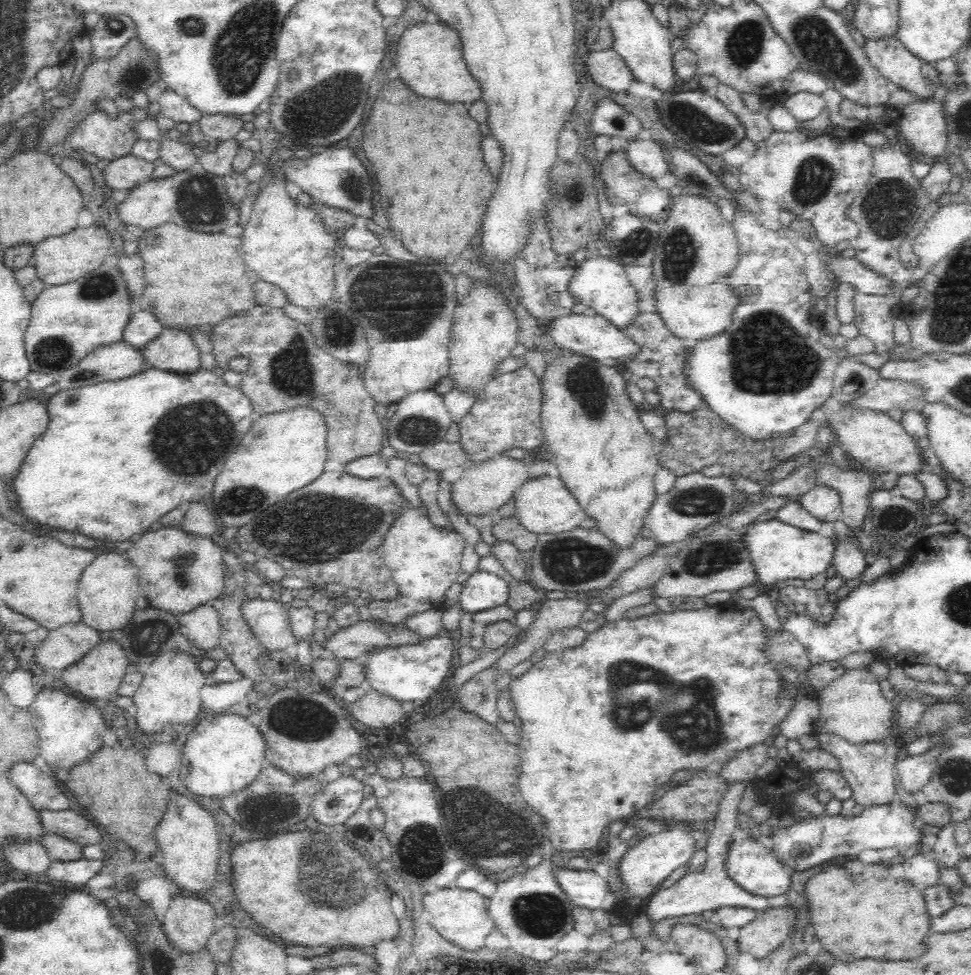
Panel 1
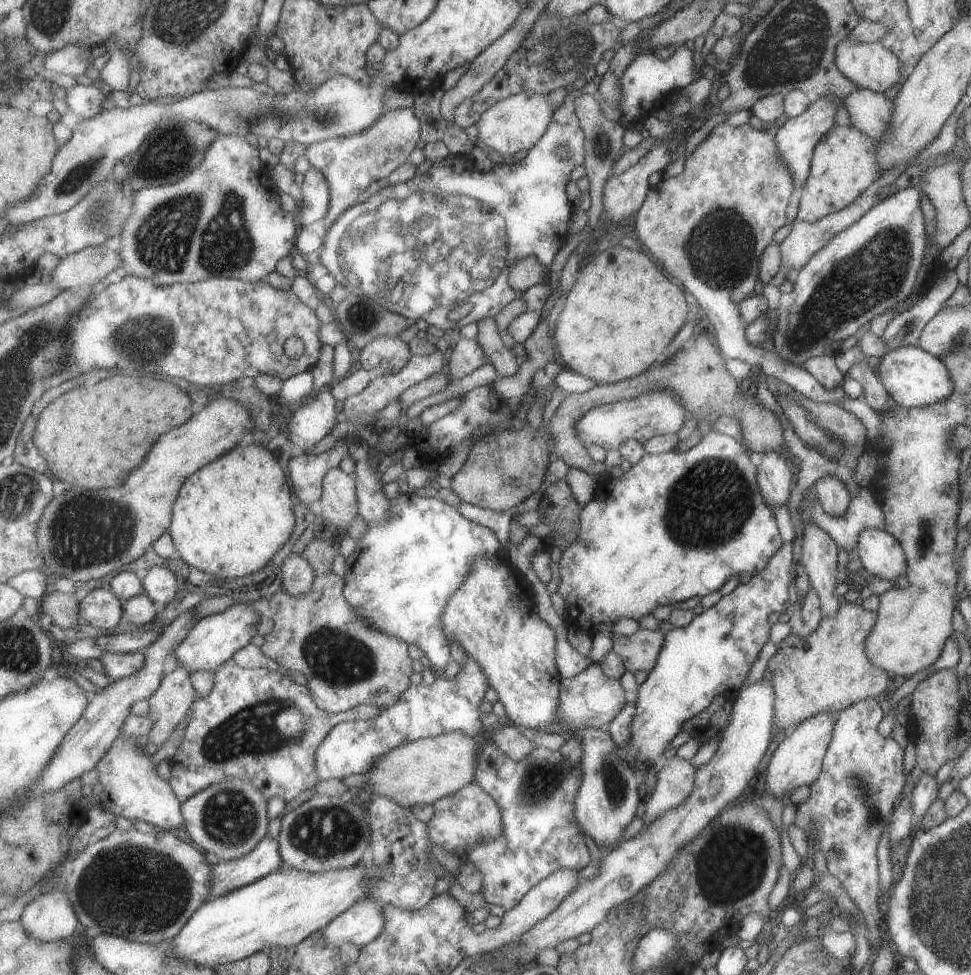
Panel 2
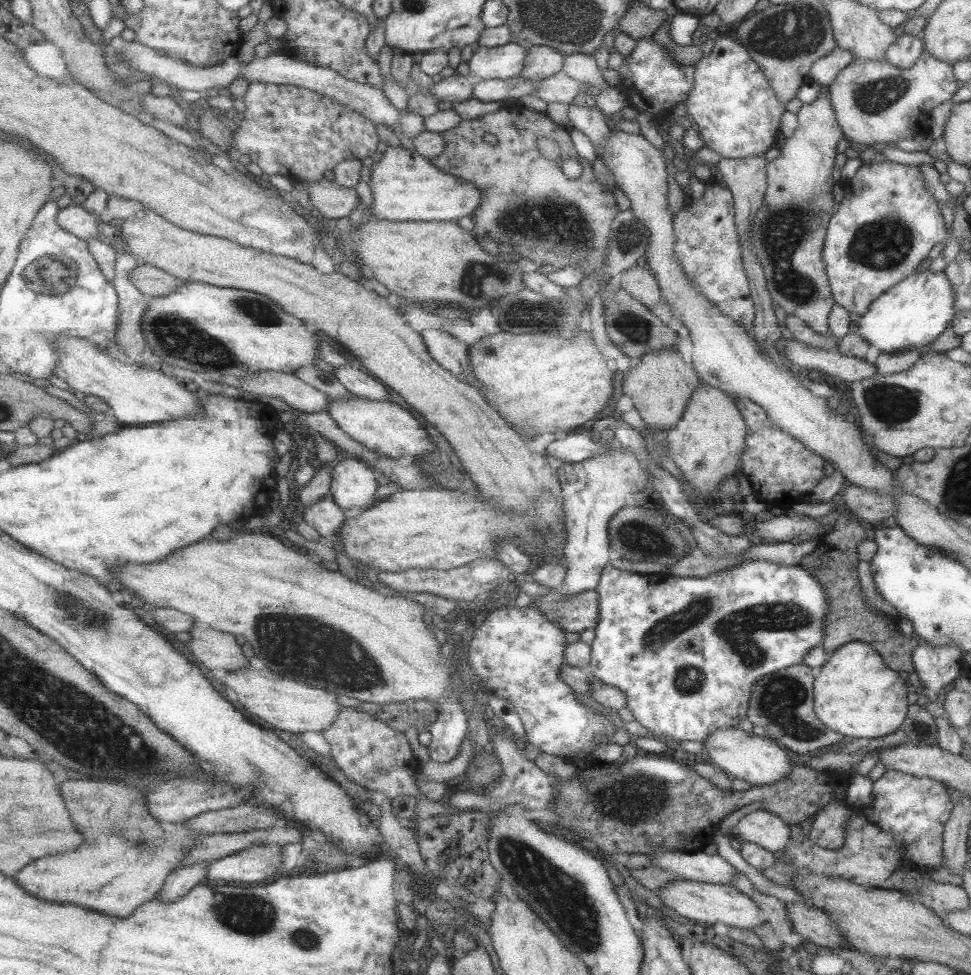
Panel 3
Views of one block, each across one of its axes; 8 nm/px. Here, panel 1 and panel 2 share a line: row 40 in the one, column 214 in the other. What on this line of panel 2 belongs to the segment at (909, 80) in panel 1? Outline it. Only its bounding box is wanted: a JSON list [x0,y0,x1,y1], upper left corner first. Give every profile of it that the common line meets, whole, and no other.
[207,837,284,900]

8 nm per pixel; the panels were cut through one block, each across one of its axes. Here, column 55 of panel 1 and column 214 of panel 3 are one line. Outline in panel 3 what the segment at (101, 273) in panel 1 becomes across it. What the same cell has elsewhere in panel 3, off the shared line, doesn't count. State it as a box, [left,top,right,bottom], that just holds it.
[144,281,320,378]

